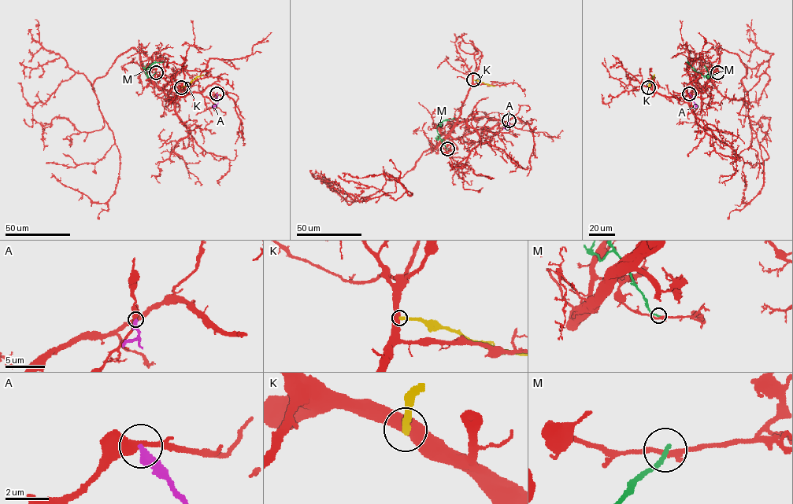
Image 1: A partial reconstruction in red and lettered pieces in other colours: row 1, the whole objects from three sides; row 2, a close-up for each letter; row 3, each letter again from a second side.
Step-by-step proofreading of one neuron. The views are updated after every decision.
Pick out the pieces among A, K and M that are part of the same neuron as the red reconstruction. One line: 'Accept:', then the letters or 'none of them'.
Accept: none of them

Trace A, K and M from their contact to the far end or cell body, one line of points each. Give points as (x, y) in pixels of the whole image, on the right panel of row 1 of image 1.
A: (689, 93), (696, 106)
K: (648, 87), (654, 74)
M: (717, 72), (713, 75), (704, 75), (686, 62)

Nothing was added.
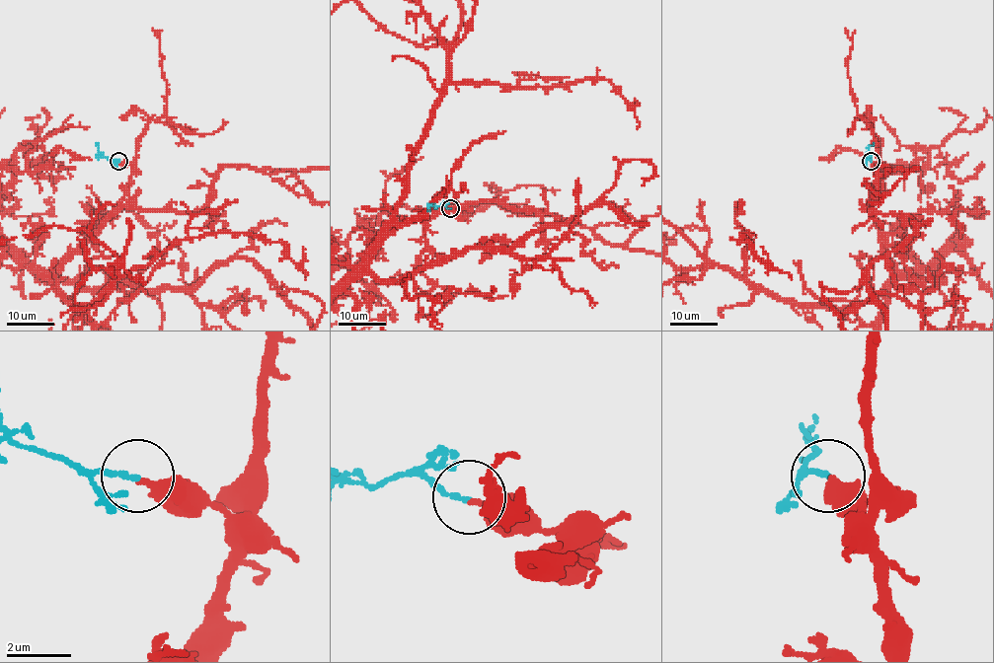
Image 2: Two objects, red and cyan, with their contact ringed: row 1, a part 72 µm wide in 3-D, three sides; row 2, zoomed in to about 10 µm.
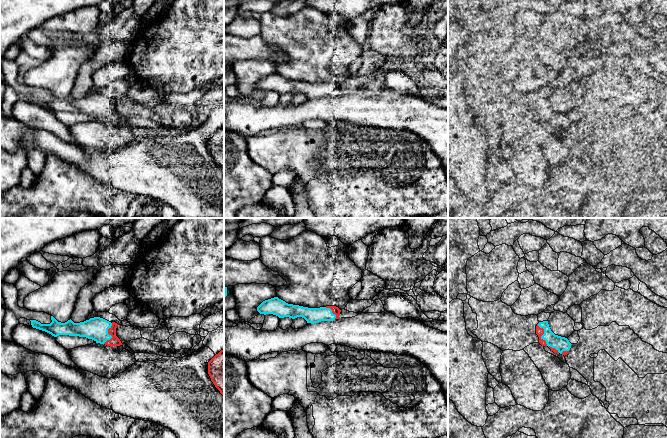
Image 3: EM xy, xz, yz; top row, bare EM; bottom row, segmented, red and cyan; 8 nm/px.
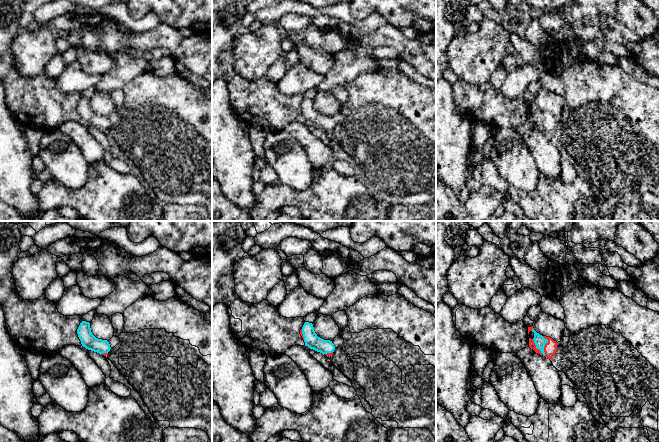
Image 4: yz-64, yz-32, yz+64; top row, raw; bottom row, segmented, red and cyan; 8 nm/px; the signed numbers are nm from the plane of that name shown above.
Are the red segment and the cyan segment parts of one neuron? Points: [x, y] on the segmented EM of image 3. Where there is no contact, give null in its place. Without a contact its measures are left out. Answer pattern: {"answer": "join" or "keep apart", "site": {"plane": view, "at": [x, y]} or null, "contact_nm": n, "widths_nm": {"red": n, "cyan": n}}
{"answer": "join", "site": {"plane": "yz", "at": [544, 340]}, "contact_nm": 300, "widths_nm": {"red": 60, "cyan": 120}}

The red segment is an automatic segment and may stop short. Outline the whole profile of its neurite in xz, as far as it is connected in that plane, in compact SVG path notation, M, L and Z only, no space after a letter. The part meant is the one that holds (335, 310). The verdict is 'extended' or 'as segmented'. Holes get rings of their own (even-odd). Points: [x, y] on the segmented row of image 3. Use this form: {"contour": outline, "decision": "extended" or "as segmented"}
{"contour": "M274 297L263 301L257 311L260 314L273 314L279 318L289 317L295 319L297 317L304 318L307 323L318 323L321 321L332 321L341 318L341 310L336 306L326 306L320 308L308 308L299 305L288 304L285 301Z", "decision": "extended"}

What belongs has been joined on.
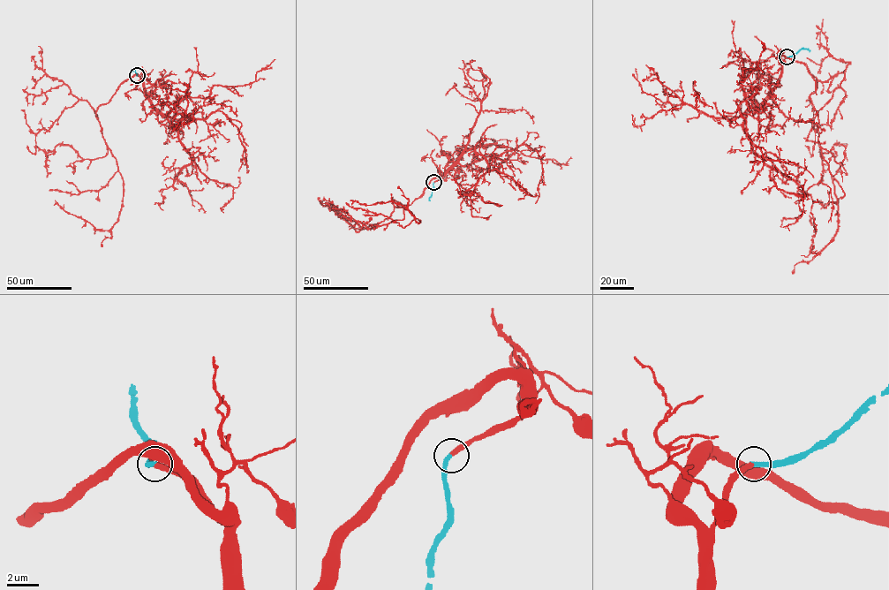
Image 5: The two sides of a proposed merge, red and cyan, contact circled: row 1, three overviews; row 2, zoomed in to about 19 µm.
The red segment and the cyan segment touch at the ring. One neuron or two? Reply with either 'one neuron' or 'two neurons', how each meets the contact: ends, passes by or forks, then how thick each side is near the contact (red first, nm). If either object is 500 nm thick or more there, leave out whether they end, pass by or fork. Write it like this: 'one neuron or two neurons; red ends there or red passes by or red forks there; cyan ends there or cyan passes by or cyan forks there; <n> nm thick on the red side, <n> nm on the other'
one neuron; red ends there; cyan ends there; 320 nm thick on the red side, 320 nm on the other

